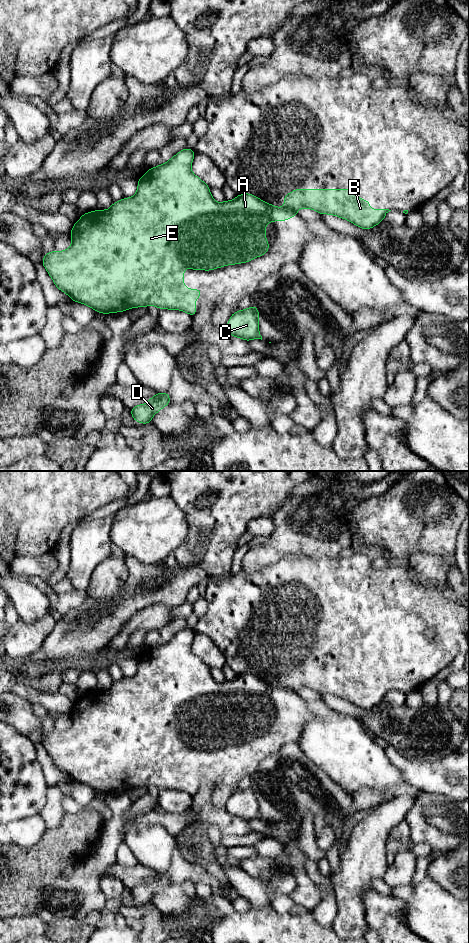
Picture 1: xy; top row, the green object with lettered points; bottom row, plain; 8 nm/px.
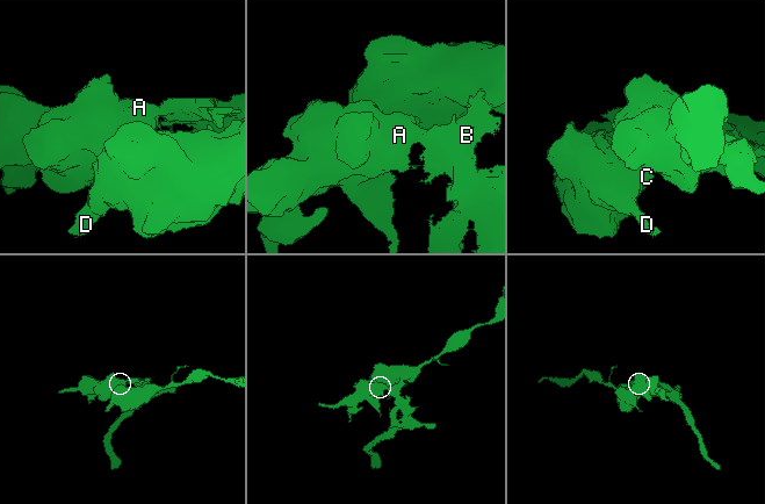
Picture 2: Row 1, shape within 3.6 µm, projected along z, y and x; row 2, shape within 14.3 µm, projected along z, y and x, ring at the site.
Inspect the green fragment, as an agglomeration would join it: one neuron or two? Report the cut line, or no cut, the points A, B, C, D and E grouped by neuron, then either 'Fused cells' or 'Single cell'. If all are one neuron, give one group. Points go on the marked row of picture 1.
Split along xy (283, 207), (295, 212). Groups: A C D E / B. Fused cells

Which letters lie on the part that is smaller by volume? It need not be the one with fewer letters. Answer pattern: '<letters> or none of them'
B

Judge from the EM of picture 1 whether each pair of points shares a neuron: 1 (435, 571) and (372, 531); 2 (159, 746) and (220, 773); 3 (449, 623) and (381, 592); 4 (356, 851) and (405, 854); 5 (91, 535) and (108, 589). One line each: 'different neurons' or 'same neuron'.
1: different neurons
2: same neuron
3: same neuron
4: different neurons
5: different neurons

